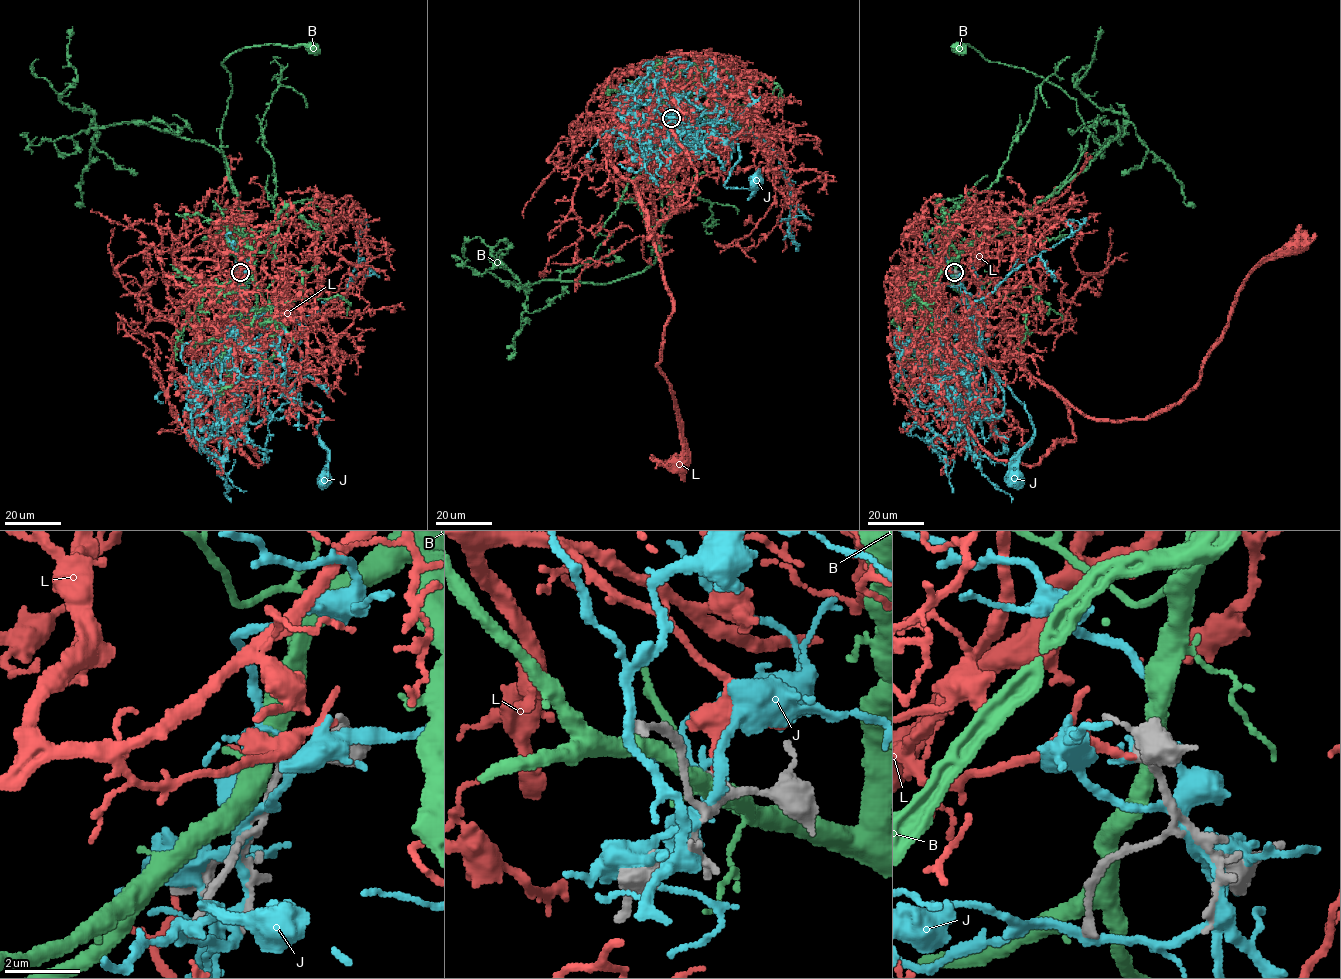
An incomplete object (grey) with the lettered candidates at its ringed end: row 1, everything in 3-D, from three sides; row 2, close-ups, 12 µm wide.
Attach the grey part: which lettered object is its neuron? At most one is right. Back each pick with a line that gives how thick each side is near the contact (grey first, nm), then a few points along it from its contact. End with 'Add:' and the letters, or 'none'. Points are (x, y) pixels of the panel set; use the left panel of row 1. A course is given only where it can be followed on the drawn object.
L: calibres 190 and 180 nm; course (239, 272), (206, 283), (179, 331), (231, 421), (241, 417), (225, 378), (251, 257), (244, 245)
Add: L

